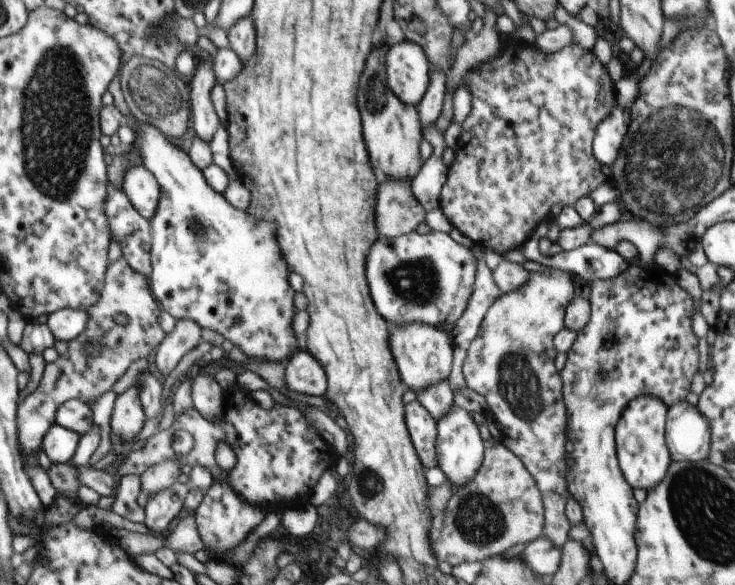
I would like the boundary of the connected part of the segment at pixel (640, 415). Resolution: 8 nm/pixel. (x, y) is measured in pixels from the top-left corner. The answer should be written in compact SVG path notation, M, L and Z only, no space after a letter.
M638 396L628 403L615 430L616 456L626 482L633 489L650 490L666 476L672 456L666 444L666 417L669 407L656 396Z

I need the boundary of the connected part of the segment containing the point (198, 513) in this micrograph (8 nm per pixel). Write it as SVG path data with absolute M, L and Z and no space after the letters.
M227 483L224 485L216 484L215 487L210 488L203 496L200 506L192 513L195 516L205 552L211 558L218 558L226 564L229 562L224 558L224 553L230 552L232 548L242 544L248 538L248 534L264 522L267 515L260 506L248 505L242 496L239 496L232 488L227 487Z

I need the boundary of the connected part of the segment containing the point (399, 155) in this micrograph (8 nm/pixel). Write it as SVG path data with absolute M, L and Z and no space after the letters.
M389 43L378 44L372 48L360 78L358 110L362 114L362 130L370 164L376 174L390 180L412 180L420 172L424 161L420 154L423 129L417 107L404 104L390 90L386 74L386 52L390 46Z

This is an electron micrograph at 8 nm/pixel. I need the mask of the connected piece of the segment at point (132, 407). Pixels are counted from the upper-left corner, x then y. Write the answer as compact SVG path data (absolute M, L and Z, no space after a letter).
M136 385L130 386L124 394L116 397L113 410L110 419L111 433L118 436L120 446L133 442L147 419Z

